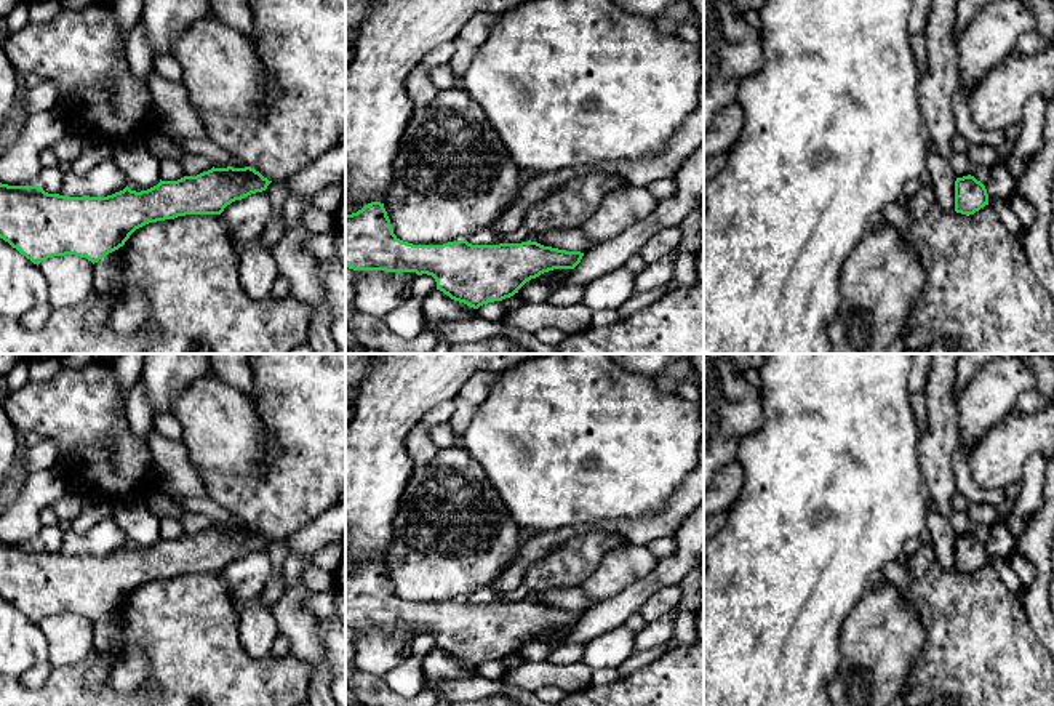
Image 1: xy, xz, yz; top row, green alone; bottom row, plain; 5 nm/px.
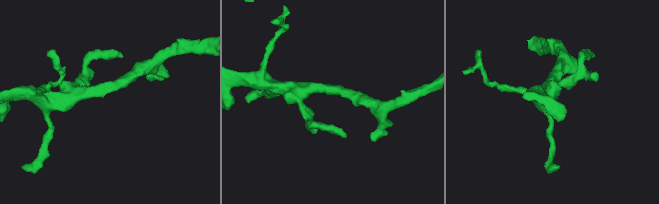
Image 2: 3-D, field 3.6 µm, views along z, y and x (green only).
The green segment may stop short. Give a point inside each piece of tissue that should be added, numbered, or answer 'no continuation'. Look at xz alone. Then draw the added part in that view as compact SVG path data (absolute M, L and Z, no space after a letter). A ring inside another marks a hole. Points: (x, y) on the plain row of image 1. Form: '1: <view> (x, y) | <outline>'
no continuation

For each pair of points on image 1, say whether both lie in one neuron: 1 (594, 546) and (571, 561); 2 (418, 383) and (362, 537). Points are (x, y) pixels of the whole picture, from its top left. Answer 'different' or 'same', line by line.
1: same
2: same

